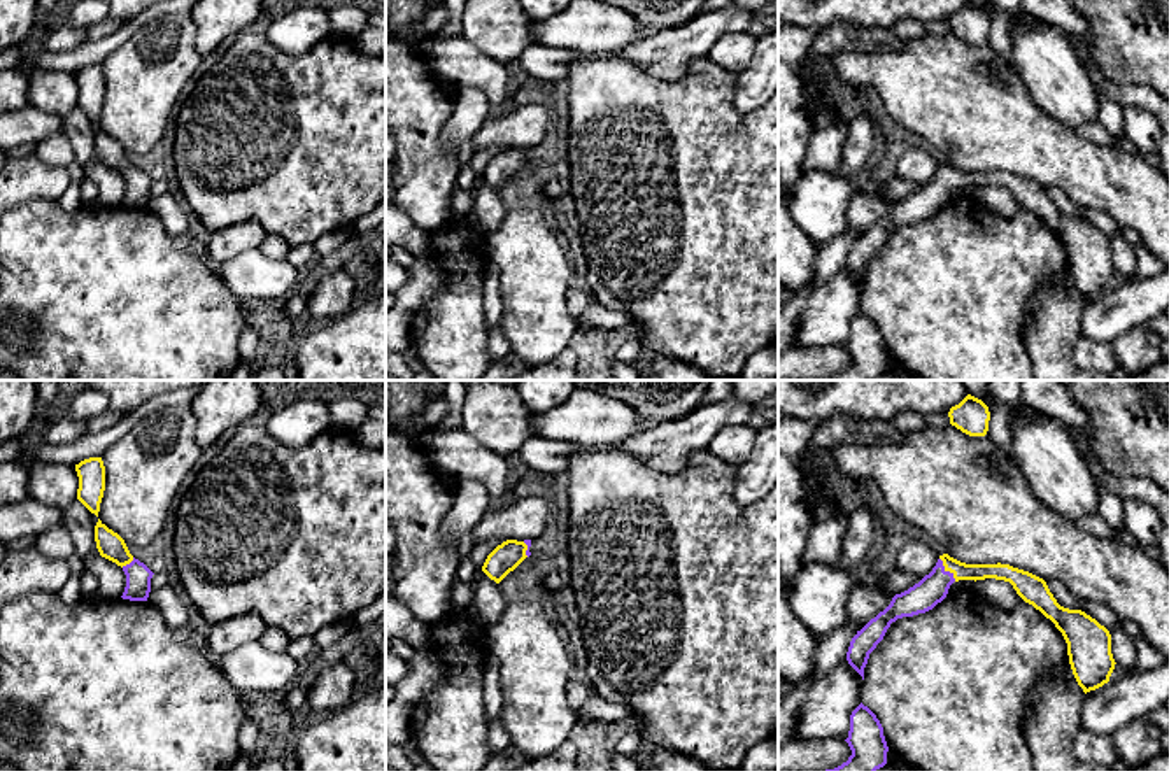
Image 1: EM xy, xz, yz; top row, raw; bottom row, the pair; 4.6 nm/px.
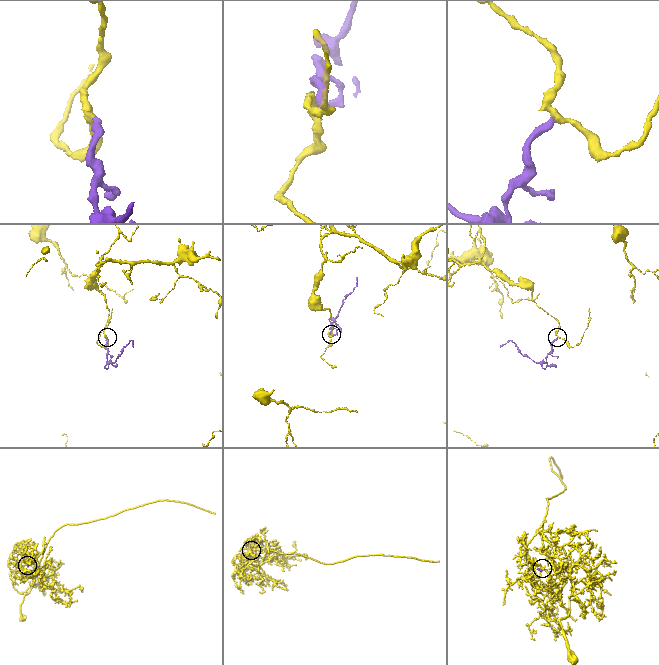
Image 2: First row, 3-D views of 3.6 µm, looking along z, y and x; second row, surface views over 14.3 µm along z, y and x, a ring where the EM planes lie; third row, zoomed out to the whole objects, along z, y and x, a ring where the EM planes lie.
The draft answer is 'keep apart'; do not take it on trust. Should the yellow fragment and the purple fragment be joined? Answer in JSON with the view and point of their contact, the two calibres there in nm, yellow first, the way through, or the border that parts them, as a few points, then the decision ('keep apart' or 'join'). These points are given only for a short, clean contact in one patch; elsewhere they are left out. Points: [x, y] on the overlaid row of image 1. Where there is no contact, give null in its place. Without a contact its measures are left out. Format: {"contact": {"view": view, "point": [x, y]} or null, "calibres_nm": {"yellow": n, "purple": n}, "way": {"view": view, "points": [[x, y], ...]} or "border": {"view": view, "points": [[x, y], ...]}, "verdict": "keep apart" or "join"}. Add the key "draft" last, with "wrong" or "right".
{"contact": {"view": "yz", "point": [947, 570]}, "calibres_nm": {"yellow": 80, "purple": 140}, "way": {"view": "yz", "points": [[961, 570], [947, 570], [921, 598]]}, "verdict": "join", "draft": "wrong"}

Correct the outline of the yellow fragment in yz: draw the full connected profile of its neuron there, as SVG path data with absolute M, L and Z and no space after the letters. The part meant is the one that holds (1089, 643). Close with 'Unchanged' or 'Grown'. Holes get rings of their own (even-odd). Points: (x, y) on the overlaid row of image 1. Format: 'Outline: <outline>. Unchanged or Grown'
Outline: M948 554L939 555L936 566L918 584L896 594L890 605L871 619L852 638L847 661L862 676L869 654L883 640L892 622L932 610L941 603L953 582L995 578L1013 585L1017 594L1062 633L1073 675L1083 692L1095 690L1109 682L1115 669L1111 634L1095 619L1081 610L1069 610L1057 603L1046 582L1010 564L966 564Z. Grown

